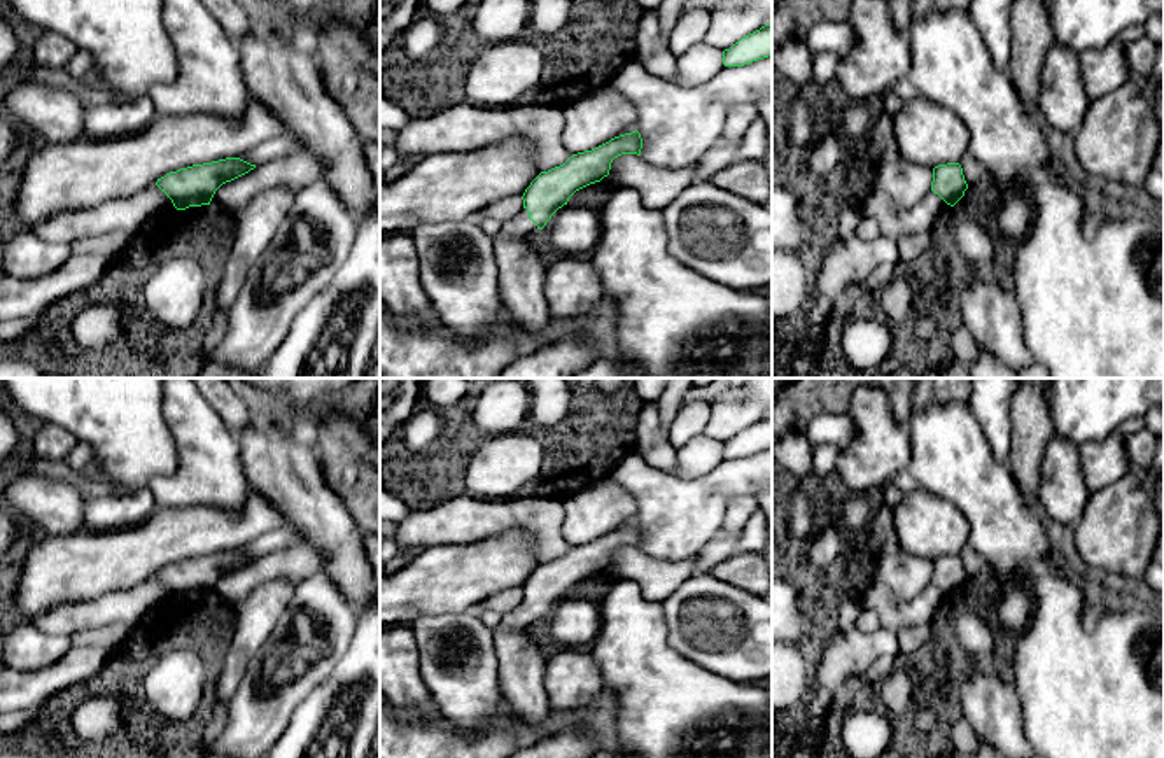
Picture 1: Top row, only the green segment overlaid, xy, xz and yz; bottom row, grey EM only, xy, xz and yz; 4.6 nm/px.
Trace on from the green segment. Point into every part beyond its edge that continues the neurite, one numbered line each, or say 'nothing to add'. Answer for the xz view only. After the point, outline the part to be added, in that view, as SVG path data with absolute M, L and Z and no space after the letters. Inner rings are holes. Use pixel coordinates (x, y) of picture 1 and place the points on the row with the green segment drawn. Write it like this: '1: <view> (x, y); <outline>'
1: xz (520, 226); M522 208L513 219L502 222L497 238L530 238L537 226L529 219L527 208Z

